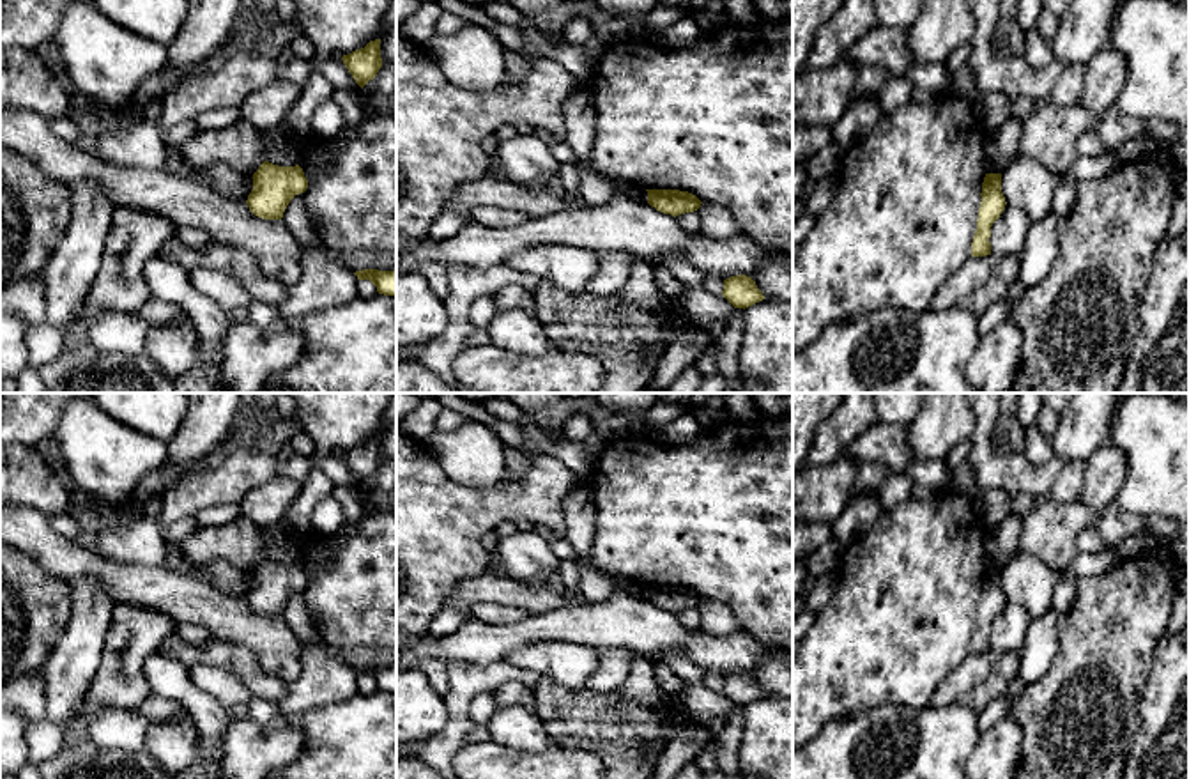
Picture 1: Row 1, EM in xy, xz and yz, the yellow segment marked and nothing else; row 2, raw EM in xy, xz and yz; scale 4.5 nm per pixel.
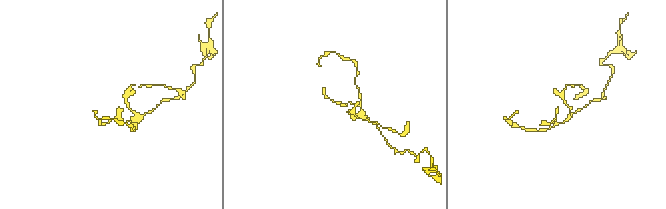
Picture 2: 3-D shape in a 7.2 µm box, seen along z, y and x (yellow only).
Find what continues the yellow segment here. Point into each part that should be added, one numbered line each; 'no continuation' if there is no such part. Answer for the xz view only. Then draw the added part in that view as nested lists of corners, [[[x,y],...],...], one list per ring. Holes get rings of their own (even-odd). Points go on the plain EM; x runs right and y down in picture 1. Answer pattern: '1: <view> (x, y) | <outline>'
no continuation

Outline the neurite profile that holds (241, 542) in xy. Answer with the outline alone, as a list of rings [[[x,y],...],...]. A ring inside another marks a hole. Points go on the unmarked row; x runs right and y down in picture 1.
[[[249,517],[203,528],[182,542],[182,554],[193,565],[225,559],[239,570],[255,570],[265,558],[264,529]]]

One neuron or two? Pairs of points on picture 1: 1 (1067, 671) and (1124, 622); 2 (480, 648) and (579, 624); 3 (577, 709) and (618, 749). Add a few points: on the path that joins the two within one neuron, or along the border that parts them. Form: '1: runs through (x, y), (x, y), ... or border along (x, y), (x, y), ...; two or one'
1: runs through (1081, 664), (1110, 636); one
2: runs through (505, 638), (554, 625); one
3: runs through (588, 719), (607, 739); one

